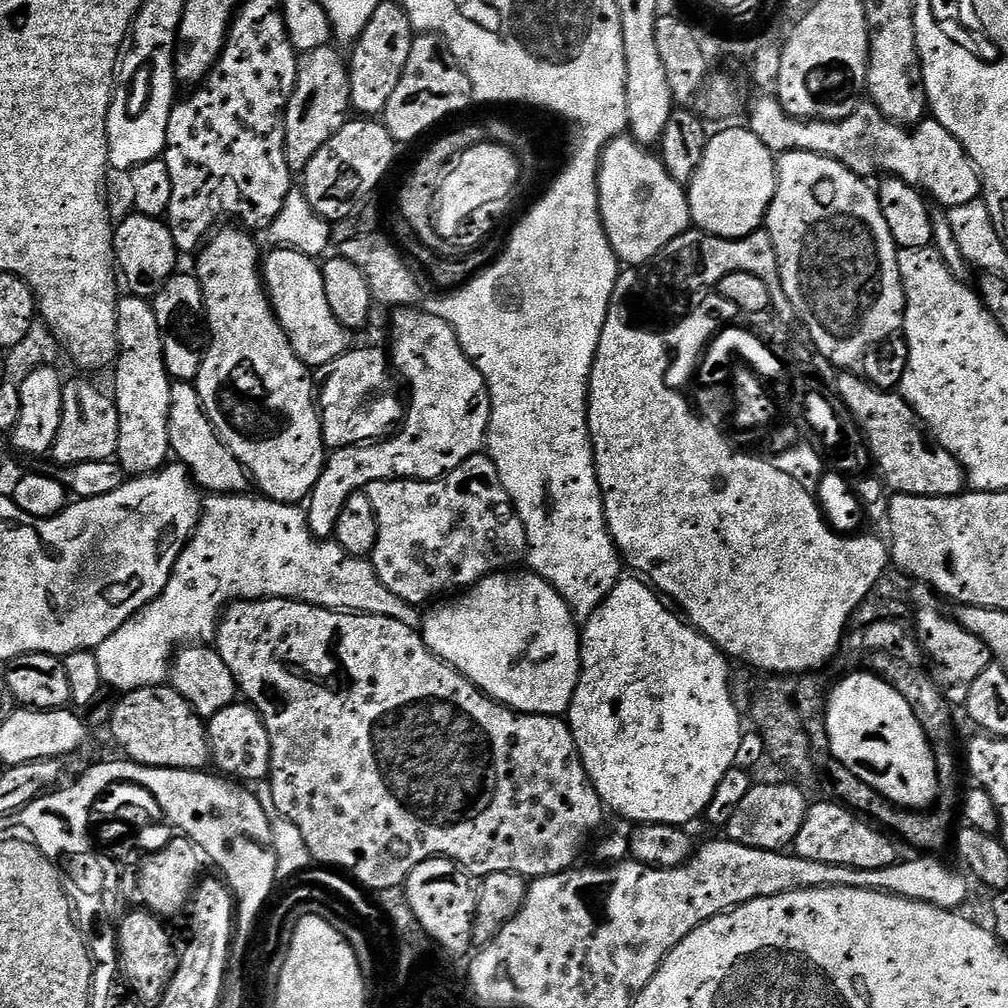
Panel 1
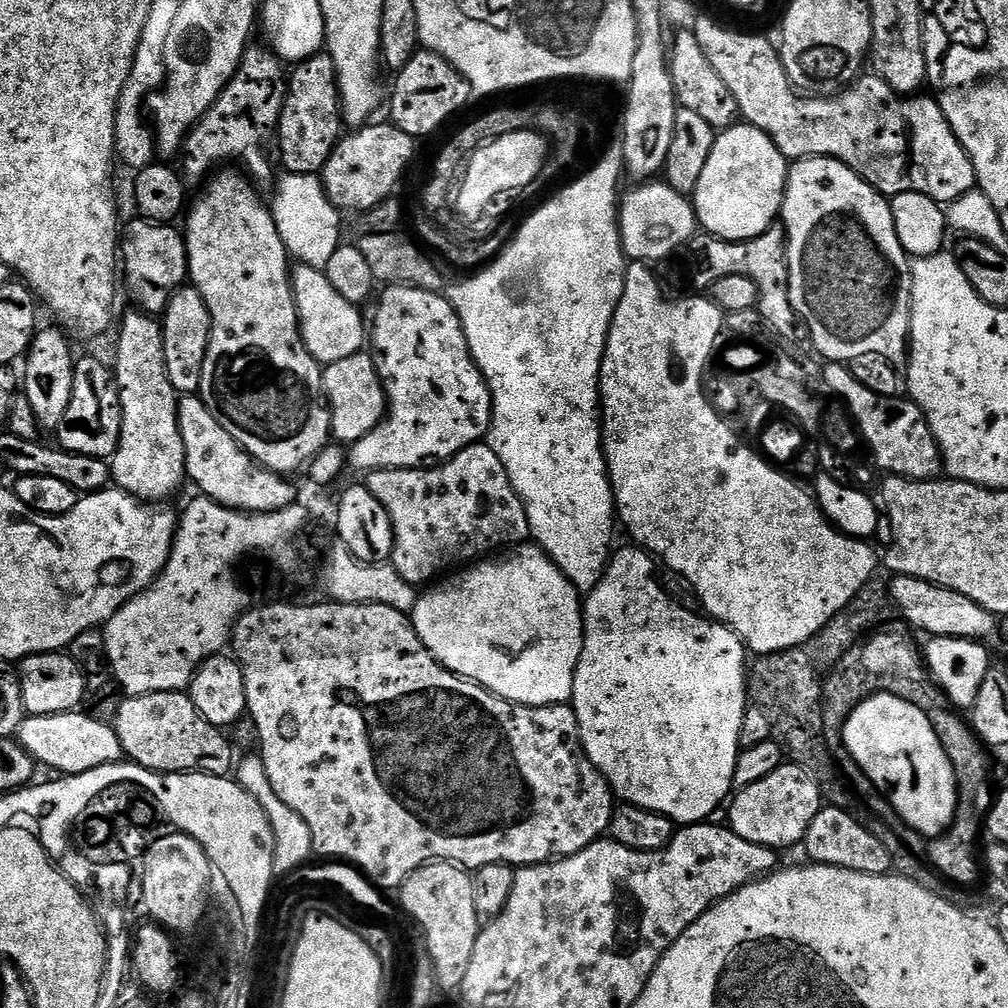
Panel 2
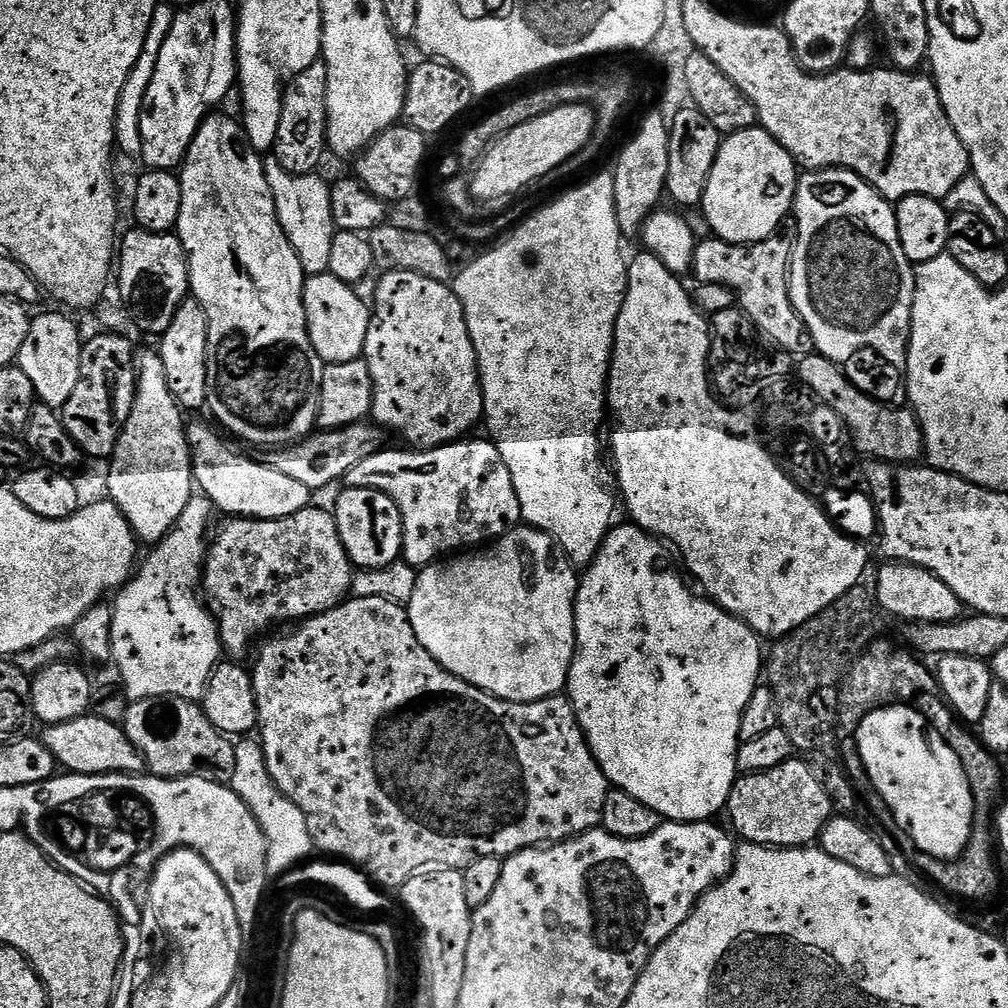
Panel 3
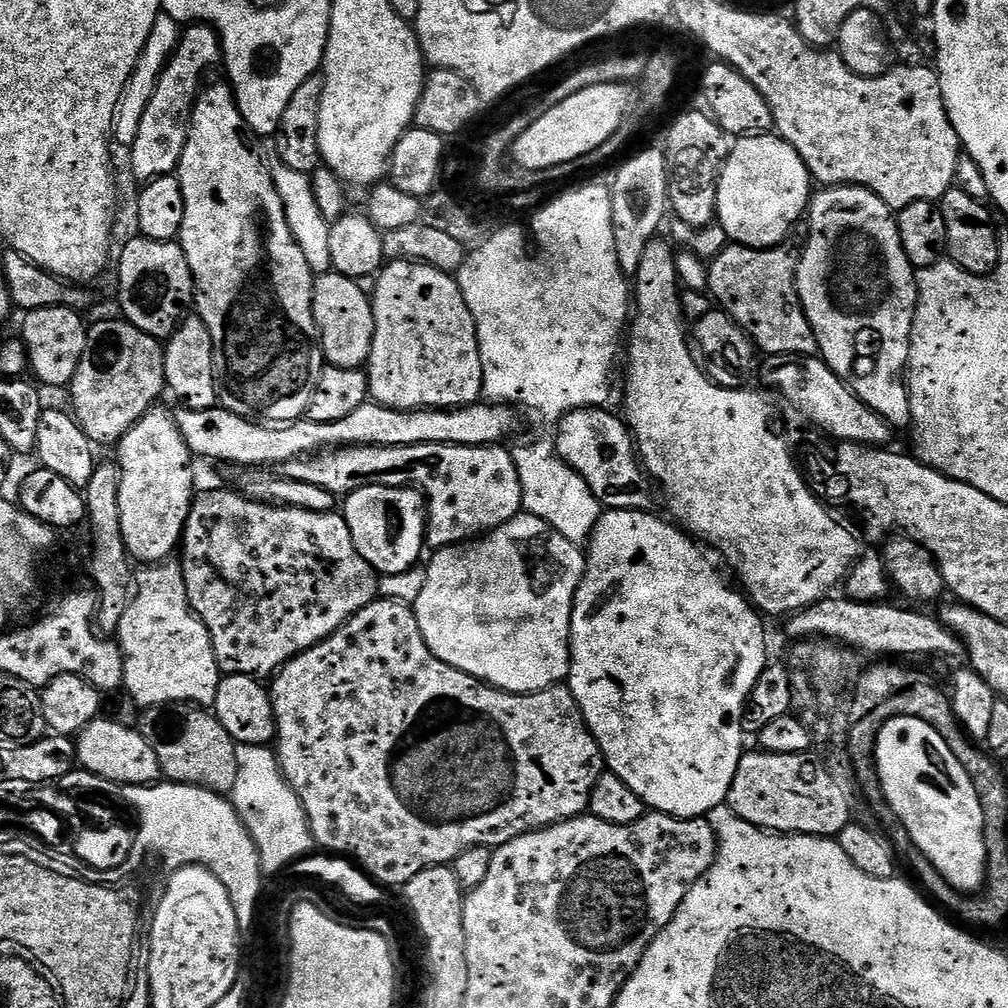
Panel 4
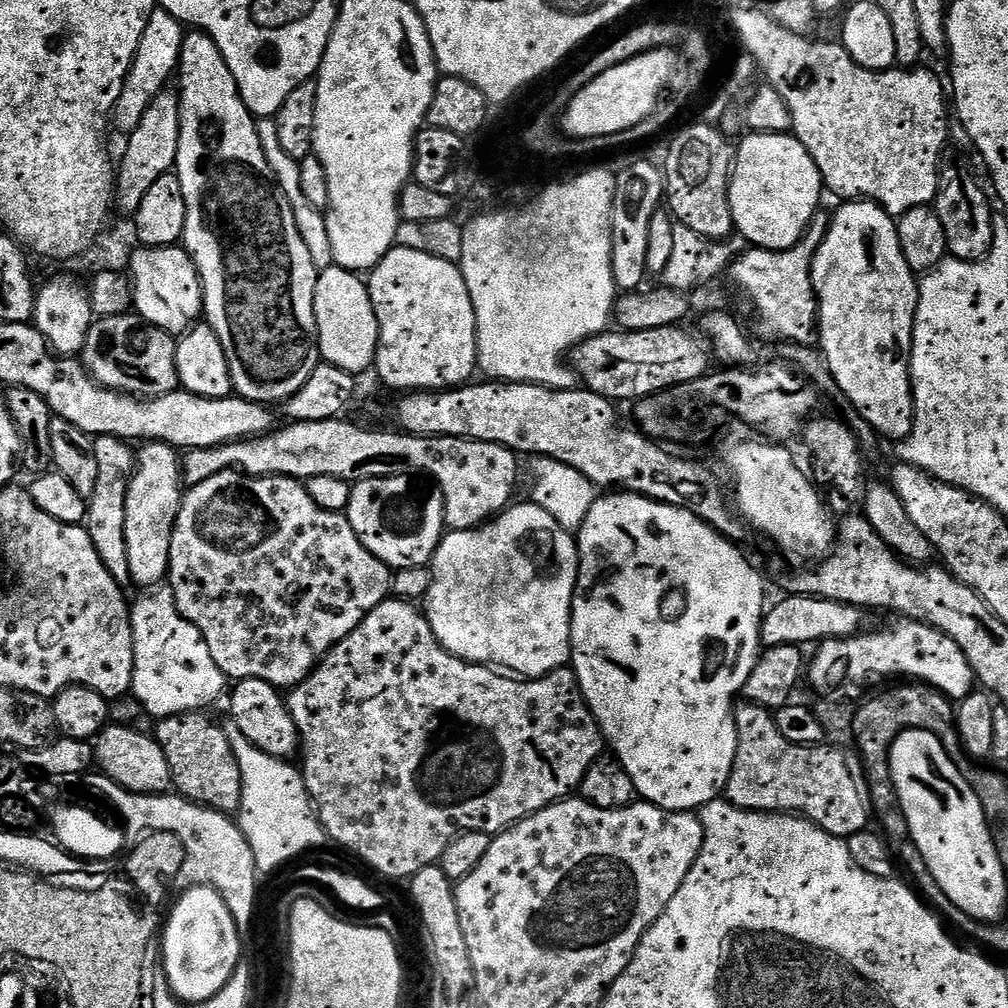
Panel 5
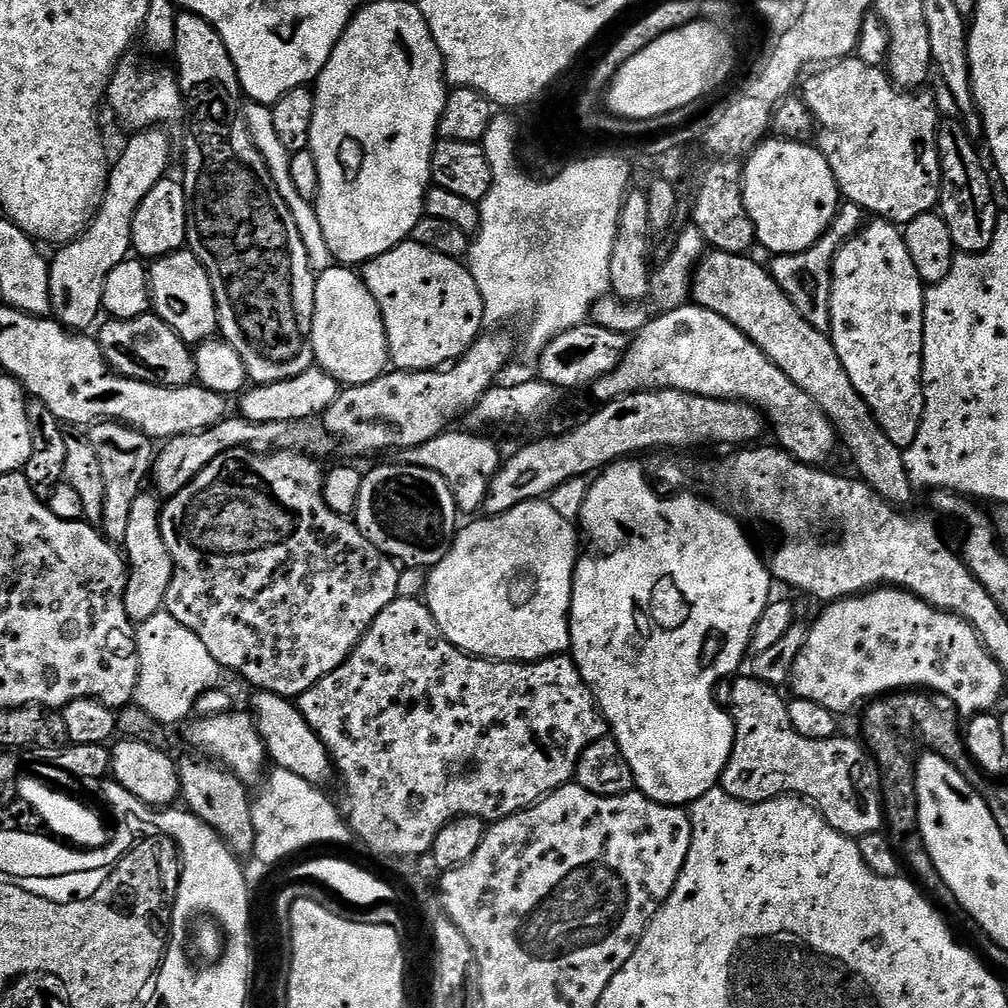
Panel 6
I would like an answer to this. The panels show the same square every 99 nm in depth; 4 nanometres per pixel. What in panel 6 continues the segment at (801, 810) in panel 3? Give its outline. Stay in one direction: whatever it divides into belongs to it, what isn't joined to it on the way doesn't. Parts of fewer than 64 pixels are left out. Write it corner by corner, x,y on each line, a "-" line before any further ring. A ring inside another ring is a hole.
747,674
733,679
731,684
730,715
736,723
736,737
730,758
720,775
720,784
726,794
747,804
773,800
781,794
799,796
811,802
824,821
843,836
859,838
879,832
885,827
884,798
880,795
880,769
876,767
863,743
843,740
843,735
840,734
828,740
802,738
802,734
798,734
790,726
785,701
776,697
777,689
773,685
753,680

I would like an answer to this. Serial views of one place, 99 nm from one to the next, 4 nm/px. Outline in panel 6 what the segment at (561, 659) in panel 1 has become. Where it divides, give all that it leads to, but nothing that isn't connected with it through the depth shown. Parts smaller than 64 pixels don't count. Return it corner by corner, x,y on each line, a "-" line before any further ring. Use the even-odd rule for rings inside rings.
547,499
543,500
531,500
530,502
522,502
518,506
514,506
510,510
506,510
501,516
488,516
483,518
484,520
476,520
473,524
468,524
459,529
456,534
456,539
453,540
452,545
448,548
448,552
437,564
432,565
428,572
428,586
426,589
426,603
428,609
432,612
432,620
442,630
442,634
445,638
454,645
455,648
459,648
461,652
474,656
477,658
483,658
485,660
502,660
505,662
531,662
533,660
547,660
550,656
558,656
567,653
572,647
572,626
570,623
570,613
572,611
572,576
576,572
576,558
578,555
578,544
576,548
576,536
578,540
578,532
574,527
573,521
562,518
562,514
558,514
558,510
552,508
551,503

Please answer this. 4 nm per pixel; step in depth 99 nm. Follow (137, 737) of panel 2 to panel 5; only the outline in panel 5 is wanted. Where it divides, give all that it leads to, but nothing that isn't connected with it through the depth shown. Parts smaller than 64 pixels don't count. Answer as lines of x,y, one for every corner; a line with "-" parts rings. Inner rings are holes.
192,710
185,711
182,716
163,717
155,725
154,738
164,746
166,762
170,762
172,788
179,795
215,812
239,813
242,778
236,761
236,748
210,717

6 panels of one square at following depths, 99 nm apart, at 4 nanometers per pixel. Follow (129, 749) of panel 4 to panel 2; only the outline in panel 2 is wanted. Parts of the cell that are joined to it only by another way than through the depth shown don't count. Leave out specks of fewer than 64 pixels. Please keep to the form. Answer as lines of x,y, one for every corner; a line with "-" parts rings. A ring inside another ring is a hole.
84,710
45,716
25,715
20,724
18,743
32,755
37,765
44,767
45,764
64,776
80,775
98,766
115,764
124,756
115,727
96,721

